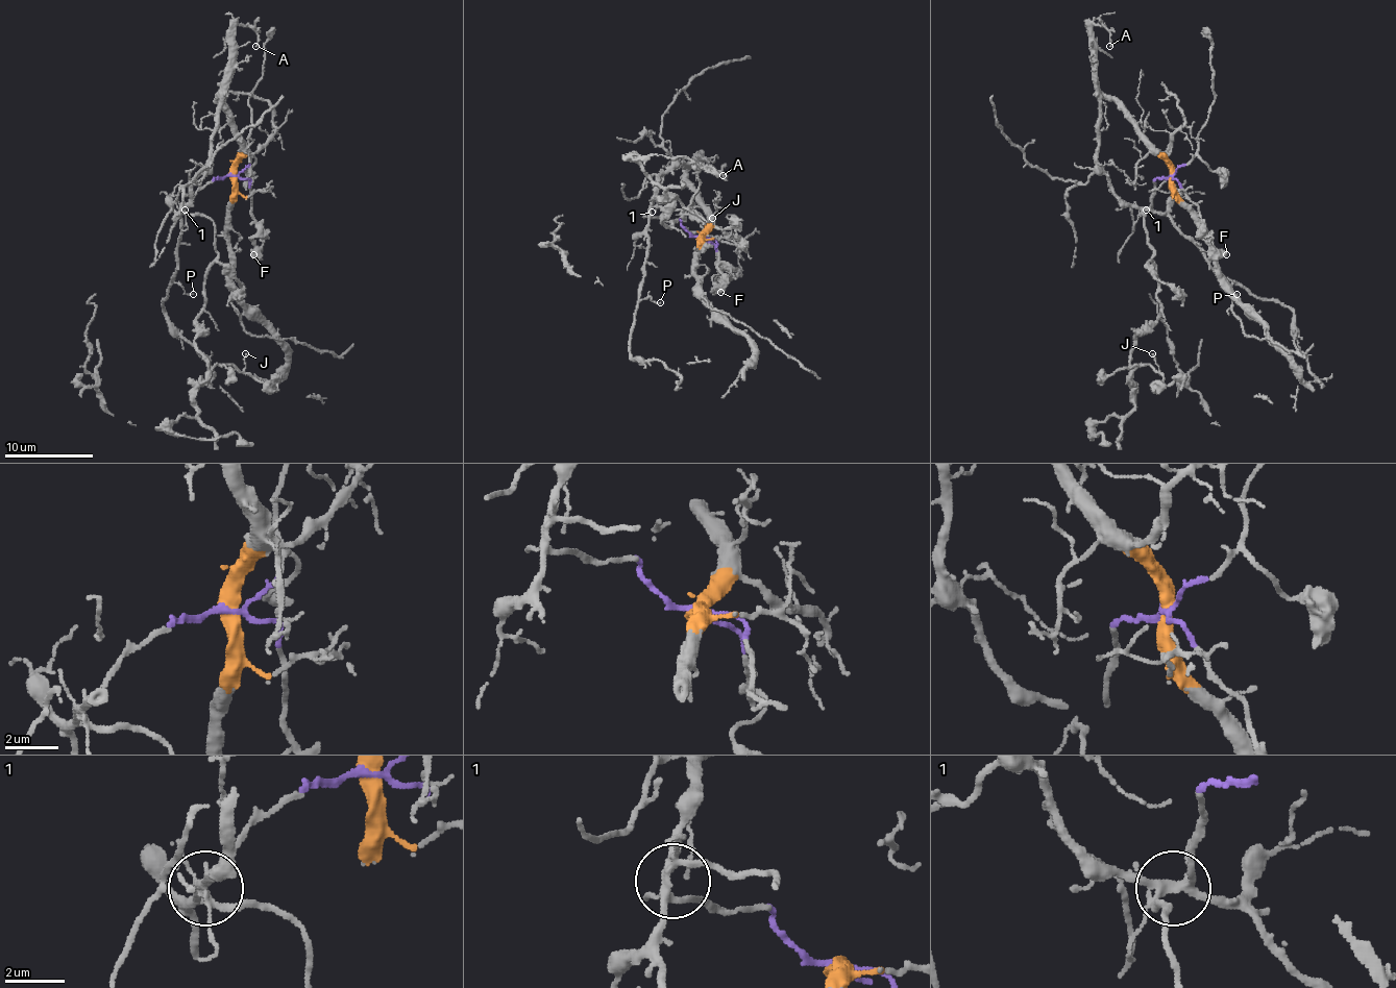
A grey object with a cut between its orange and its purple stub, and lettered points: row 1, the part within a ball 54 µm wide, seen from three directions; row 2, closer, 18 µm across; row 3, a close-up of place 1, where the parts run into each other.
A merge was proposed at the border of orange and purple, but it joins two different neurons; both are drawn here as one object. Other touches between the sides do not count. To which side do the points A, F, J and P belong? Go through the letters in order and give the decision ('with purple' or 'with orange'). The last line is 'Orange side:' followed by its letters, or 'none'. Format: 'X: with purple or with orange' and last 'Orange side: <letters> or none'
A: with orange
F: with purple
J: with purple
P: with orange
Orange side: A, P

